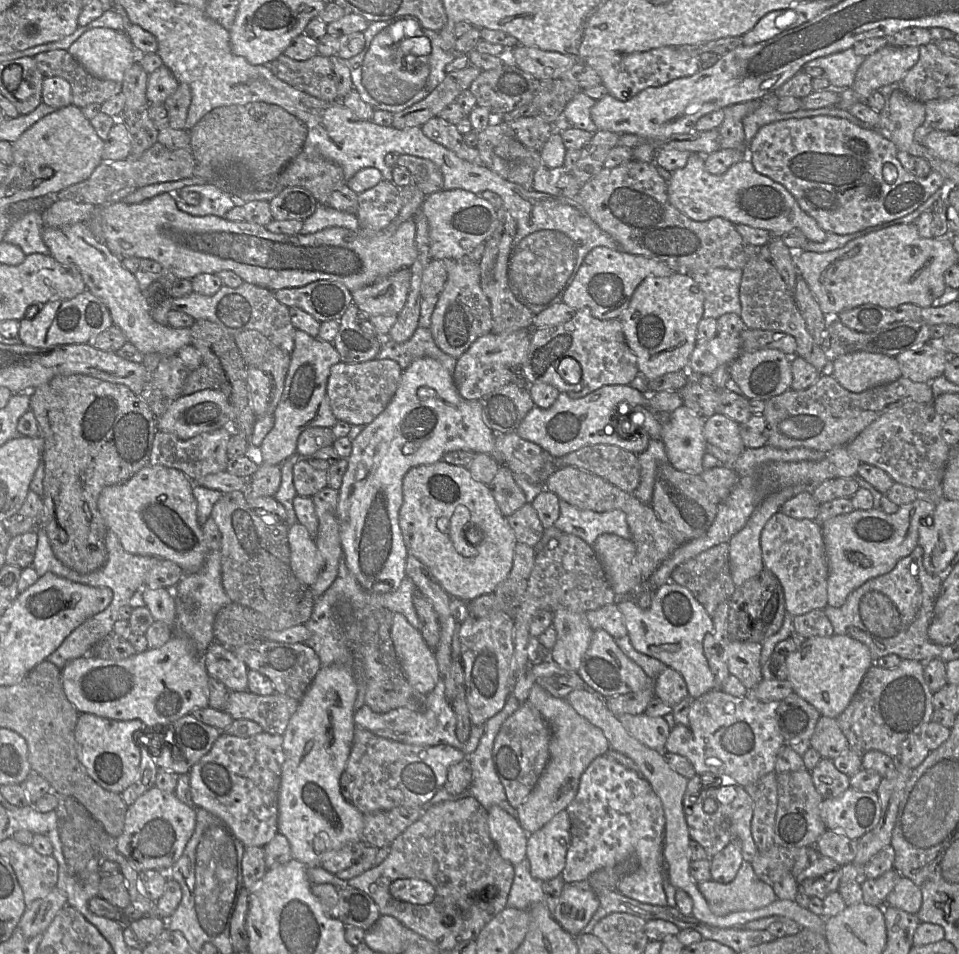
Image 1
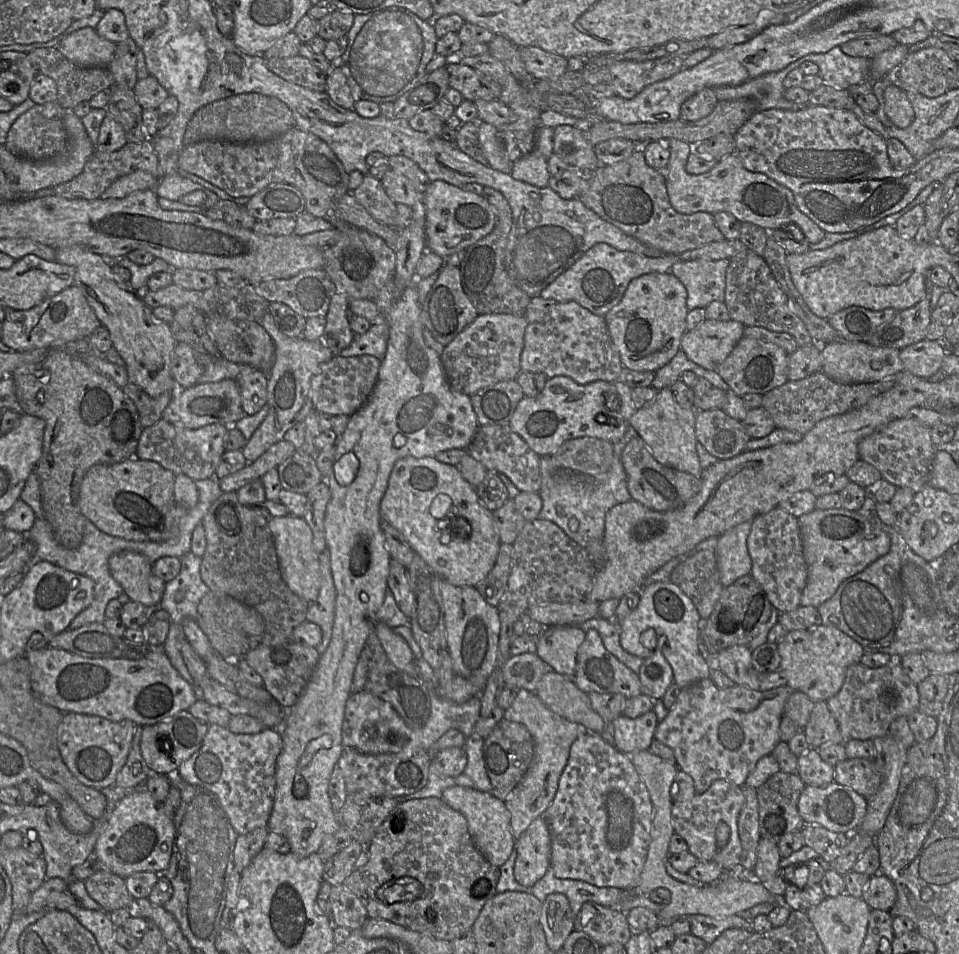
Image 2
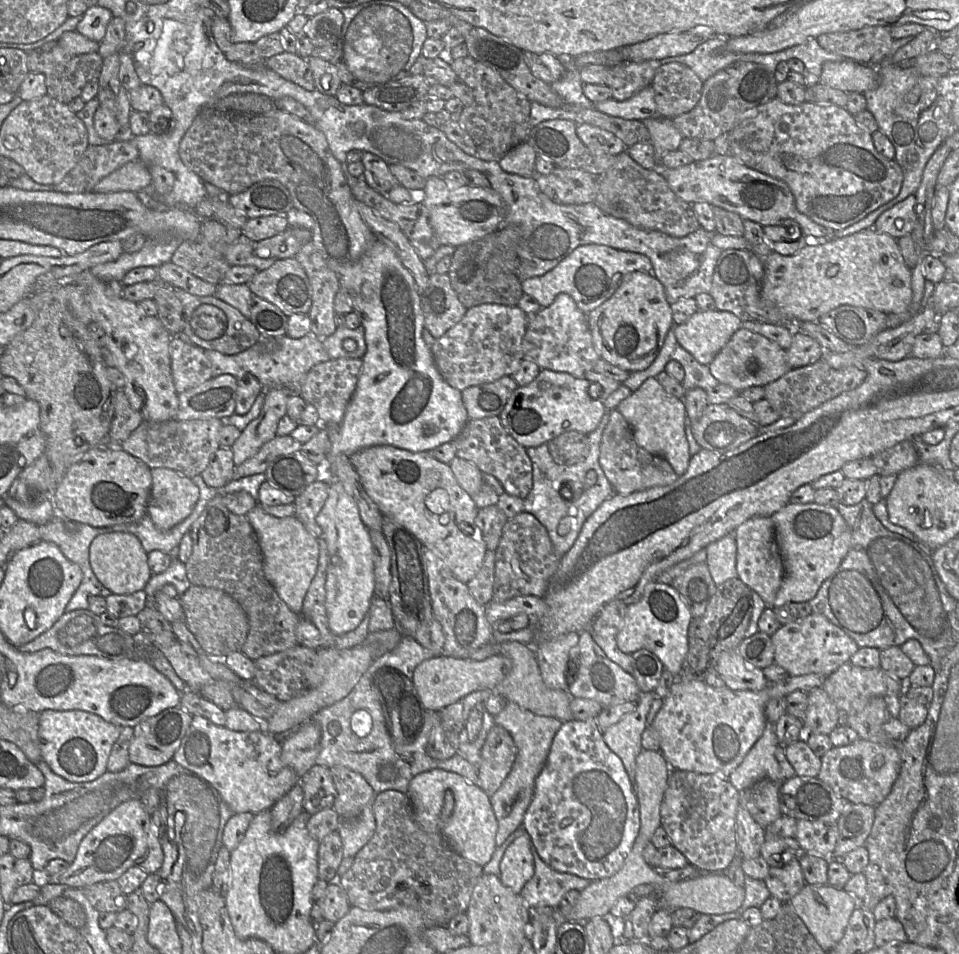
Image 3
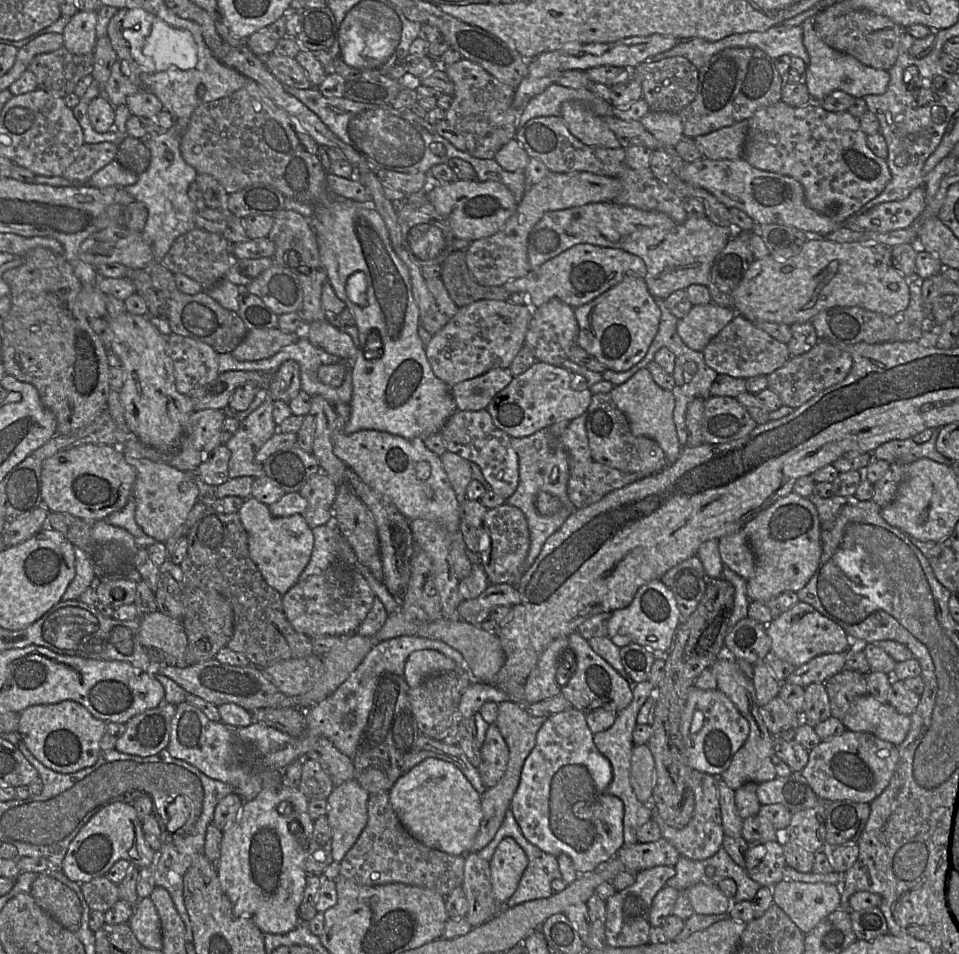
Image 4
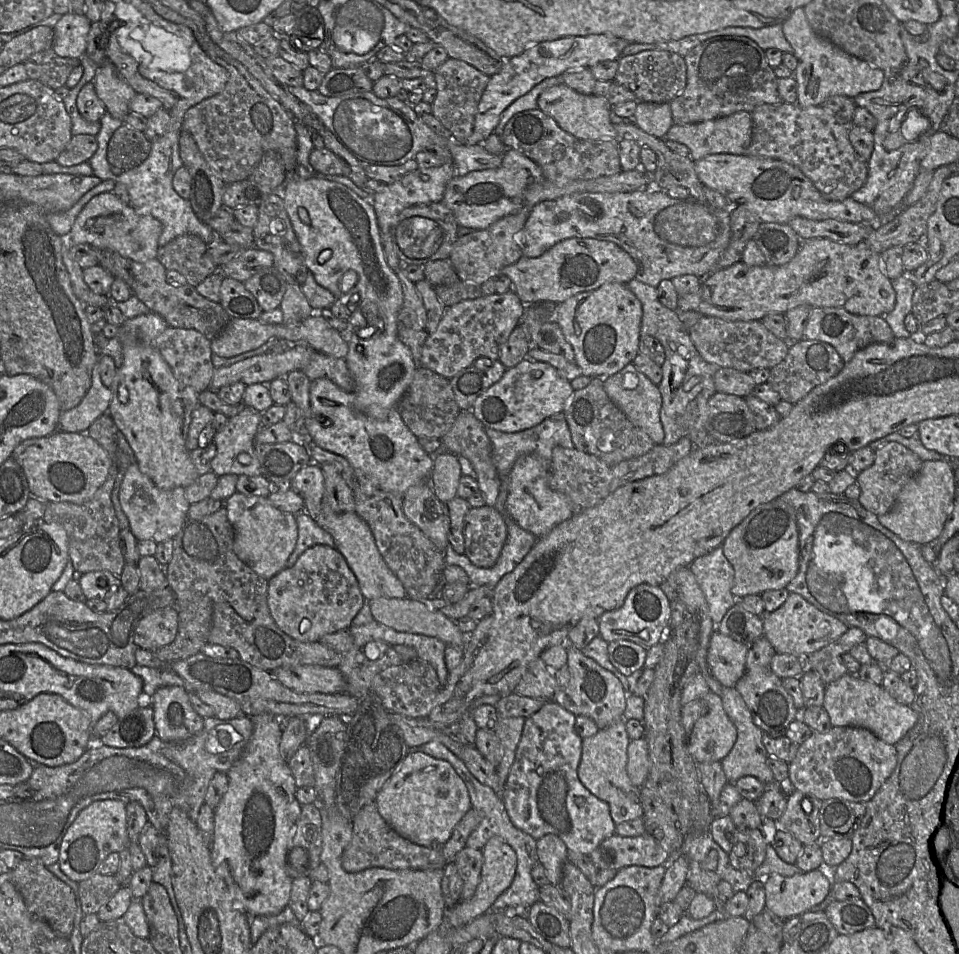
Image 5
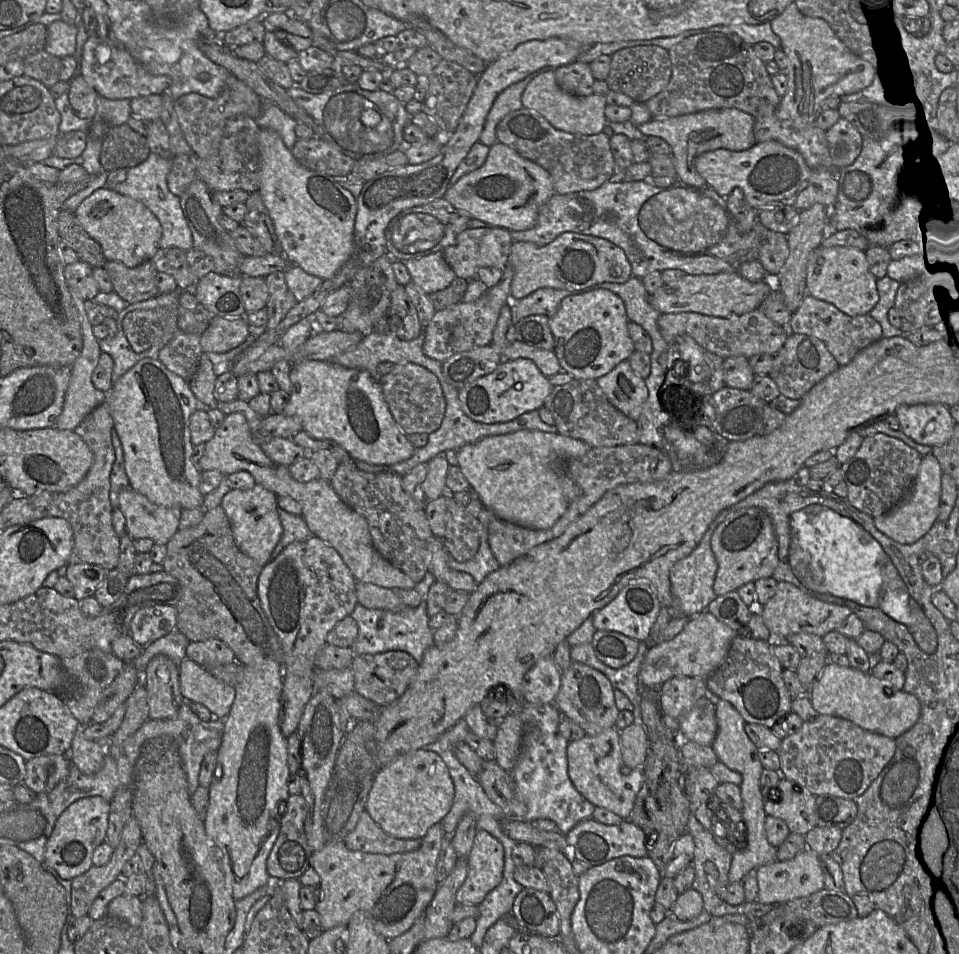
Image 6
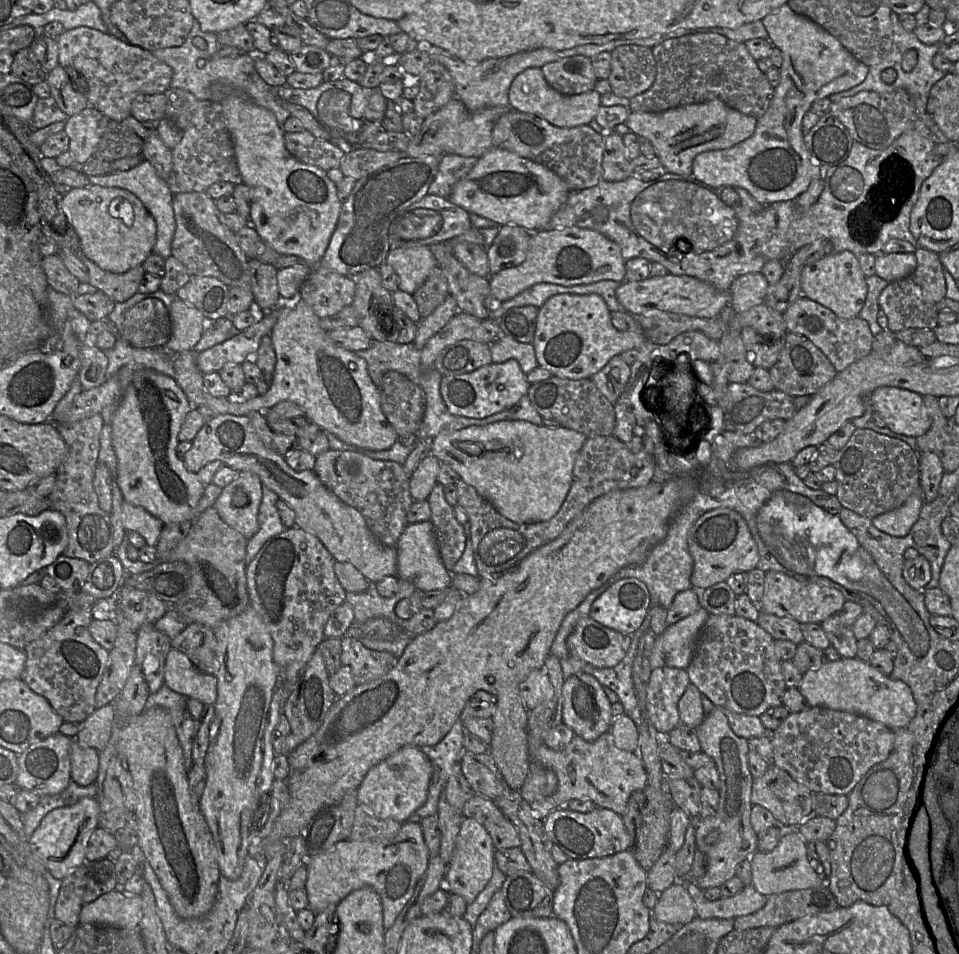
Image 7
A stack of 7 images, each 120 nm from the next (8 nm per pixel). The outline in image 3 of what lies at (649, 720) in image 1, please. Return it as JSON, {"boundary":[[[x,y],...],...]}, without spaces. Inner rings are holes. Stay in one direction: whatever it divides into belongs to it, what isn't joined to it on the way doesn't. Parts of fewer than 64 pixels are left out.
{"boundary":[[[655,692],[641,693],[636,702],[635,710],[624,716],[618,723],[607,728],[602,734],[609,749],[622,760],[636,794],[636,759],[643,749],[642,733],[648,726],[646,719],[655,697]]]}

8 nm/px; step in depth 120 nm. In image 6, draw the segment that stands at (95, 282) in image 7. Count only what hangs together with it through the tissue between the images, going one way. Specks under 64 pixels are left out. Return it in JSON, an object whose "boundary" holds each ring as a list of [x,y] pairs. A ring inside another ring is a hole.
{"boundary":[[[107,261],[103,269],[108,273],[113,292],[130,304],[159,296],[157,269],[151,261],[129,268],[121,262]]]}

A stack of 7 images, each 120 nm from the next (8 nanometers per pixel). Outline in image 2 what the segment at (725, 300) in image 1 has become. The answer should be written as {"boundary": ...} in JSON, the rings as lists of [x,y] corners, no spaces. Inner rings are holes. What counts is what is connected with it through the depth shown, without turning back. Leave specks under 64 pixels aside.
{"boundary":[[[696,259],[673,264],[670,273],[684,284],[689,310],[706,308],[713,301],[724,302],[729,261]]]}

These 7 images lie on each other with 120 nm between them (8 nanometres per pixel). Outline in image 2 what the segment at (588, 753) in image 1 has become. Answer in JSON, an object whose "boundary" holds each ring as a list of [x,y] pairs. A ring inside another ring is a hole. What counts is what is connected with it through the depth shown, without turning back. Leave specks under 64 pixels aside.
{"boundary":[[[520,689],[503,719],[523,724],[534,741],[533,760],[519,784],[504,801],[510,814],[510,827],[516,840],[529,825],[541,817],[553,801],[558,789],[559,779],[567,764],[573,742],[582,734],[589,732],[583,725],[571,722],[551,711],[533,692]]]}

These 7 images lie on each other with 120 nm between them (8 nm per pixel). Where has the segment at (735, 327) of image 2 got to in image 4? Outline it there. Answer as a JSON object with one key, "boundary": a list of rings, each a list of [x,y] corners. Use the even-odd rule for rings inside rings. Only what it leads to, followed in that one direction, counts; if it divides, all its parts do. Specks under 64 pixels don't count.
{"boundary":[[[714,302],[696,304],[685,317],[679,319],[677,332],[689,348],[703,352],[711,339],[737,315],[735,309]]]}

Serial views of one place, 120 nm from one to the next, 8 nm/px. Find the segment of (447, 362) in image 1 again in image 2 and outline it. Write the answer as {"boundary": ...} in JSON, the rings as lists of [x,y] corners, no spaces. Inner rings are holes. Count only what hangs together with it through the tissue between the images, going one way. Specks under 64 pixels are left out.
{"boundary":[[[386,323],[373,324],[366,333],[355,335],[350,346],[342,350],[339,356],[371,355],[382,360],[386,354],[388,338],[389,327]]]}

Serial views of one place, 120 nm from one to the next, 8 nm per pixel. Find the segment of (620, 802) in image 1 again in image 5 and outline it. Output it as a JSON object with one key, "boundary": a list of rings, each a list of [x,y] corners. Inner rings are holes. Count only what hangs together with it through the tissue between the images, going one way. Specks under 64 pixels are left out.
{"boundary":[[[554,700],[545,701],[544,705],[536,713],[526,718],[522,736],[516,750],[515,760],[509,771],[504,791],[502,793],[502,798],[504,800],[507,813],[513,824],[520,830],[532,836],[535,840],[540,839],[546,834],[554,834],[565,843],[568,850],[589,855],[601,844],[602,841],[616,833],[616,823],[611,817],[609,804],[593,795],[582,784],[578,777],[578,766],[581,760],[583,738],[579,736],[575,730],[575,721],[576,715],[563,708]]]}

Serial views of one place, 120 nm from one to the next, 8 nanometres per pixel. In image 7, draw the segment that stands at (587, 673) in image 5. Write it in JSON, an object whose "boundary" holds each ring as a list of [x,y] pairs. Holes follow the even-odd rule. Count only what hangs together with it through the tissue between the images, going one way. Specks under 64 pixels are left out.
{"boundary":[[[586,673],[571,675],[566,678],[562,688],[562,722],[583,739],[597,740],[611,730],[613,722],[611,704],[603,691],[603,686],[595,677]]]}

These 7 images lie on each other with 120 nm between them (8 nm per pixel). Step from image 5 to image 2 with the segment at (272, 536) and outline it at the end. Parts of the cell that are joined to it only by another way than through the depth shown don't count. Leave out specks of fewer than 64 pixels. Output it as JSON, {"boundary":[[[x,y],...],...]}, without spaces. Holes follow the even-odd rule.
{"boundary":[[[292,515],[267,517],[267,525],[273,536],[283,580],[295,594],[312,603],[320,589],[320,563],[310,526],[302,517]]]}

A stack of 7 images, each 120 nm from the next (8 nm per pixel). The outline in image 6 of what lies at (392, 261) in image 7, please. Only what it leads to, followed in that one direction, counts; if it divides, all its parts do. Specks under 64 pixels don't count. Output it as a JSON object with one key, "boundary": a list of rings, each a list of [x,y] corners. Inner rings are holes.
{"boundary":[[[442,252],[403,262],[410,273],[411,281],[427,294],[447,288],[457,277],[446,263]]]}

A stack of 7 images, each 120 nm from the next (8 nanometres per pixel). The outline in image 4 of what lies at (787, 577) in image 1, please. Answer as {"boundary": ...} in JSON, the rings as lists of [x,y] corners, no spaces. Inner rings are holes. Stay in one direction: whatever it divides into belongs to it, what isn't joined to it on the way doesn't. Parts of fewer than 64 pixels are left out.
{"boundary":[[[742,529],[718,541],[722,562],[744,580],[750,579],[755,570],[755,556]]]}

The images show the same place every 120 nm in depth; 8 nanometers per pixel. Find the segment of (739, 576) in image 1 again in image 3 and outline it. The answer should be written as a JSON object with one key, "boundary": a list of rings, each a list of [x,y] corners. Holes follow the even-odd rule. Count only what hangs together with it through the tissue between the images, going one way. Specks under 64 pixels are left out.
{"boundary":[[[734,533],[728,534],[706,547],[706,564],[716,586],[738,577],[737,546]]]}

